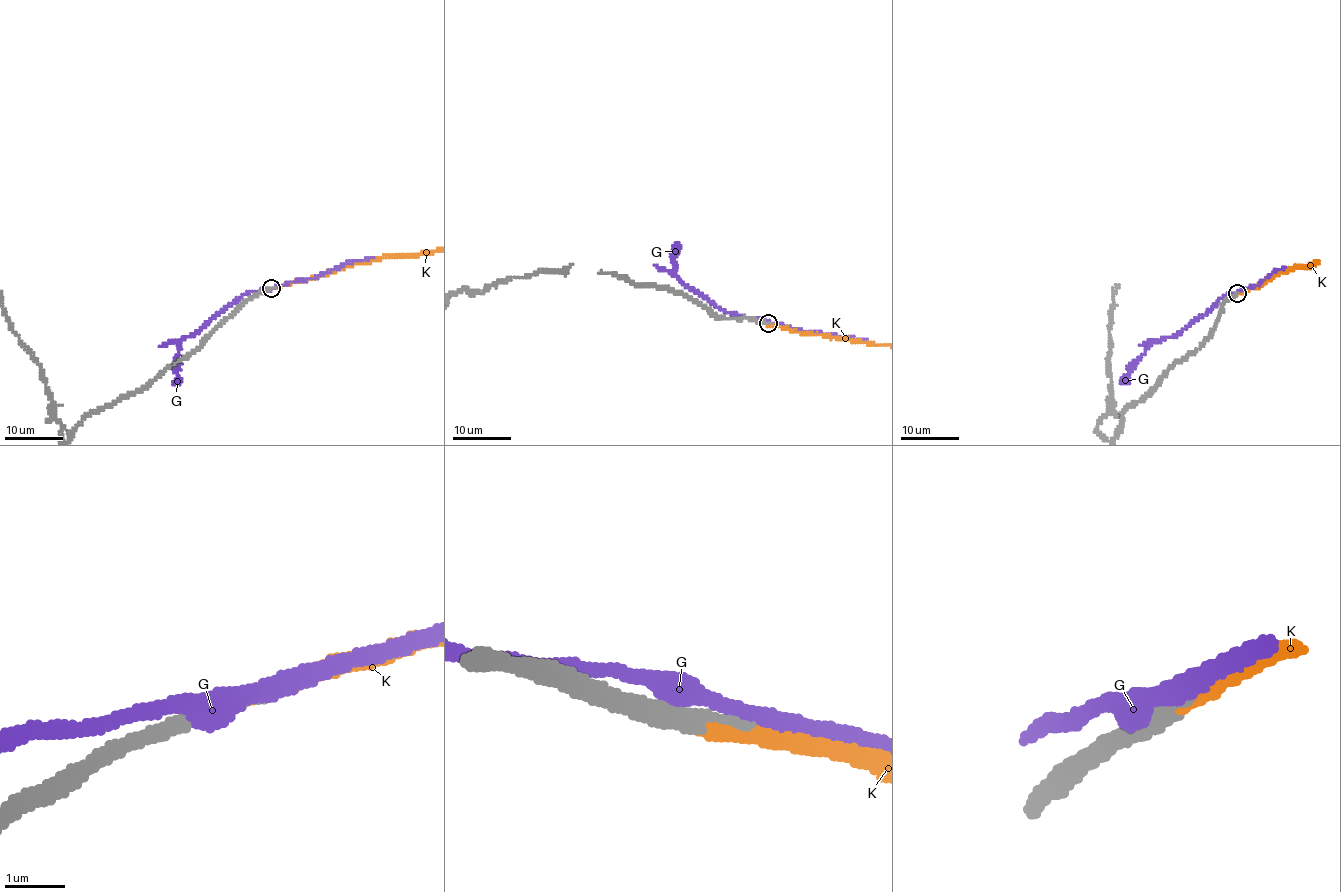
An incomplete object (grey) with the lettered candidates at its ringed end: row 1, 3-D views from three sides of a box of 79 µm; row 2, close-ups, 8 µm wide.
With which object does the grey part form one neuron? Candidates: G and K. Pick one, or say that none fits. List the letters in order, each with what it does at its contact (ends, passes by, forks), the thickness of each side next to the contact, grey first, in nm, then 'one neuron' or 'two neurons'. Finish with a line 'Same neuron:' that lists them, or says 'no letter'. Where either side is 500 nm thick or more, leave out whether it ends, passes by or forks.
G: it passes by | 380/360 nm | two neurons
K: it ends | 360/260 nm | one neuron
Same neuron: K

